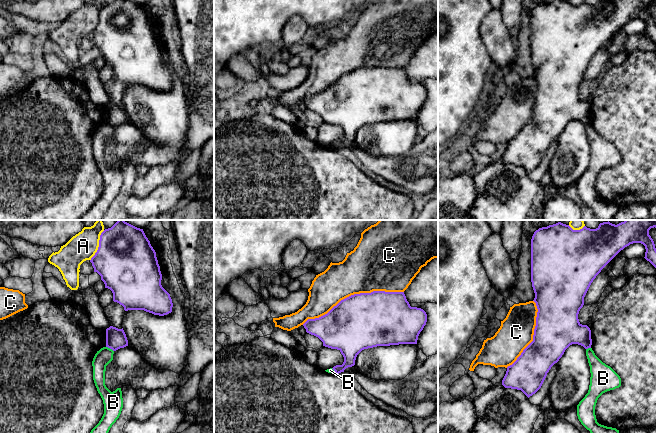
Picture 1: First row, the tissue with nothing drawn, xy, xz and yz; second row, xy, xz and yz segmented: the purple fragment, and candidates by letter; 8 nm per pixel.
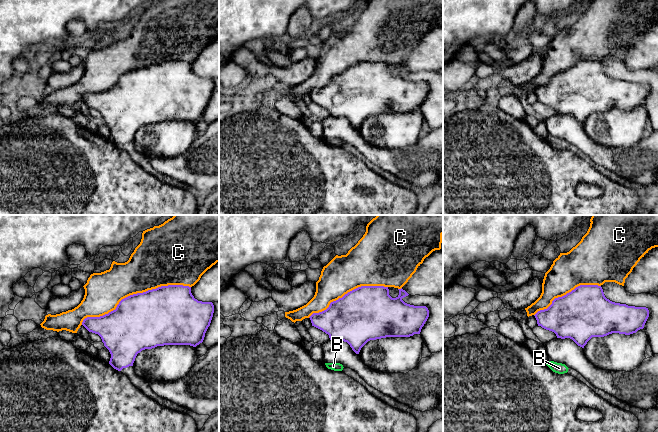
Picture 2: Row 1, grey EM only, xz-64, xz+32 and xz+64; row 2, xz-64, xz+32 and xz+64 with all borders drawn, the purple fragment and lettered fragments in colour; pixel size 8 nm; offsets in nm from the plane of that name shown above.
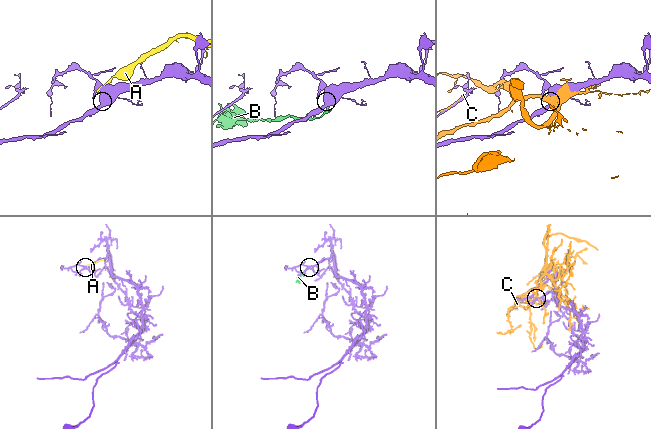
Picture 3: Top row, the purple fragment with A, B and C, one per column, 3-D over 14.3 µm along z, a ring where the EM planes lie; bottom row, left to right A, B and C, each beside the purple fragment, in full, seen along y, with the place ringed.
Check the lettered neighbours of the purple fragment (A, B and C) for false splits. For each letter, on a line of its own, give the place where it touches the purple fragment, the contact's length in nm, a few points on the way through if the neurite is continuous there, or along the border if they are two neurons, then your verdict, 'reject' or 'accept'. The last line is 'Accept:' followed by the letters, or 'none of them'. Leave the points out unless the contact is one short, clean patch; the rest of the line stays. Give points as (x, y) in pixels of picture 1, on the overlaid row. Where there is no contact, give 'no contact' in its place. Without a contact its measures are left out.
A: contact xy (99, 245); length 280 nm; reject
B: contact xy (110, 348); length 80 nm; border xy (106, 346), (113, 351); reject
C: contact xz (352, 295); length 850 nm; reject
Accept: none of them

